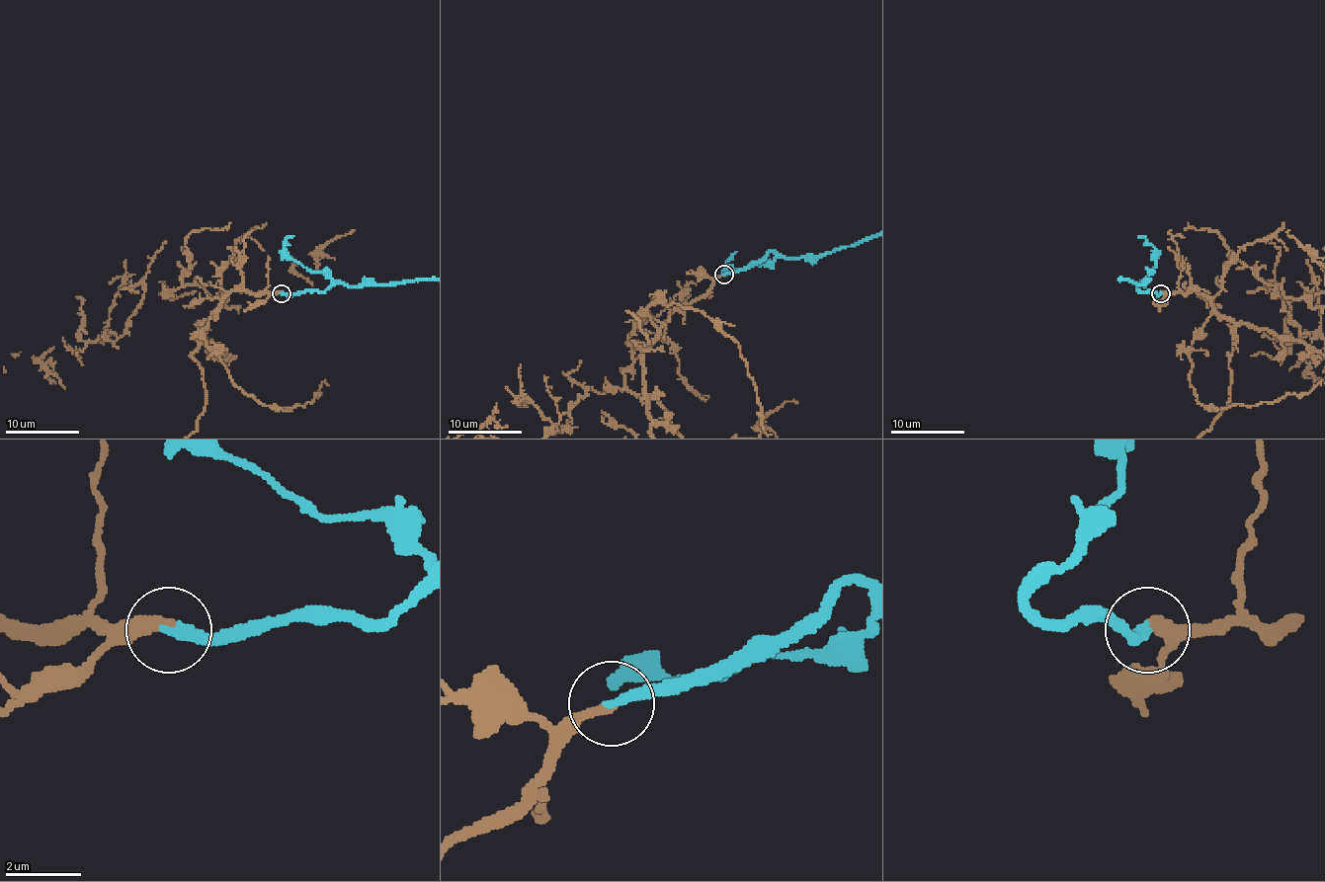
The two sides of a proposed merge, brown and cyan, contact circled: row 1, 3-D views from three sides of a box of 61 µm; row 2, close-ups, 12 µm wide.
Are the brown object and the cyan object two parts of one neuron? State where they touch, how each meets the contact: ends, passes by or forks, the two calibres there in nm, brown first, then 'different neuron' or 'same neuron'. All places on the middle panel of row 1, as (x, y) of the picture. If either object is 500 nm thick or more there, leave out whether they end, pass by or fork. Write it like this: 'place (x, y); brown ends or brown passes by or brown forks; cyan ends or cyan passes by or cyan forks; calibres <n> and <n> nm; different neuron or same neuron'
place (724, 275); brown ends; cyan ends; calibres 280 and 280 nm; same neuron

